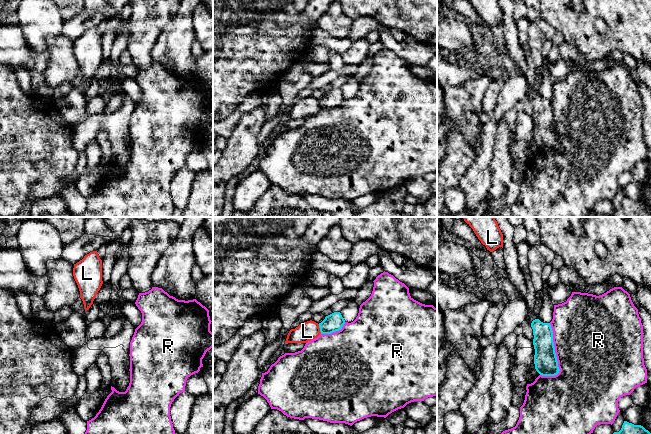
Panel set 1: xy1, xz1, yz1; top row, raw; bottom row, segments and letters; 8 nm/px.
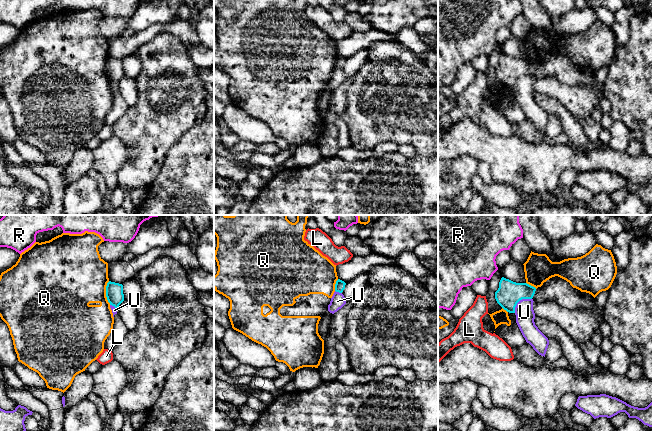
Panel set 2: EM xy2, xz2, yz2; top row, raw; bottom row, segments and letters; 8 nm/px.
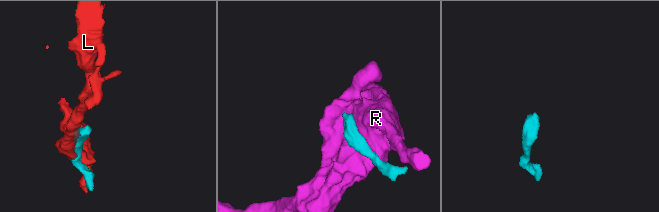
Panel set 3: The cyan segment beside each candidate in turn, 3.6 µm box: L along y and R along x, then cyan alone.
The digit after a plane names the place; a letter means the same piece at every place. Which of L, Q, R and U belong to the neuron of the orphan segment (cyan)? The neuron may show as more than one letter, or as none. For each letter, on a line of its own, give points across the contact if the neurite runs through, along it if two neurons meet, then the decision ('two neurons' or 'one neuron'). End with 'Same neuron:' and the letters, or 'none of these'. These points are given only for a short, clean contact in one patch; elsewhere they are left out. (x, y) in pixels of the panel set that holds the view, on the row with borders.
L: two neurons
Q: two neurons
R: two neurons
U: along yz2 (531, 298), (522, 298), (517, 303), (514, 312) | two neurons
Same neuron: none of these

